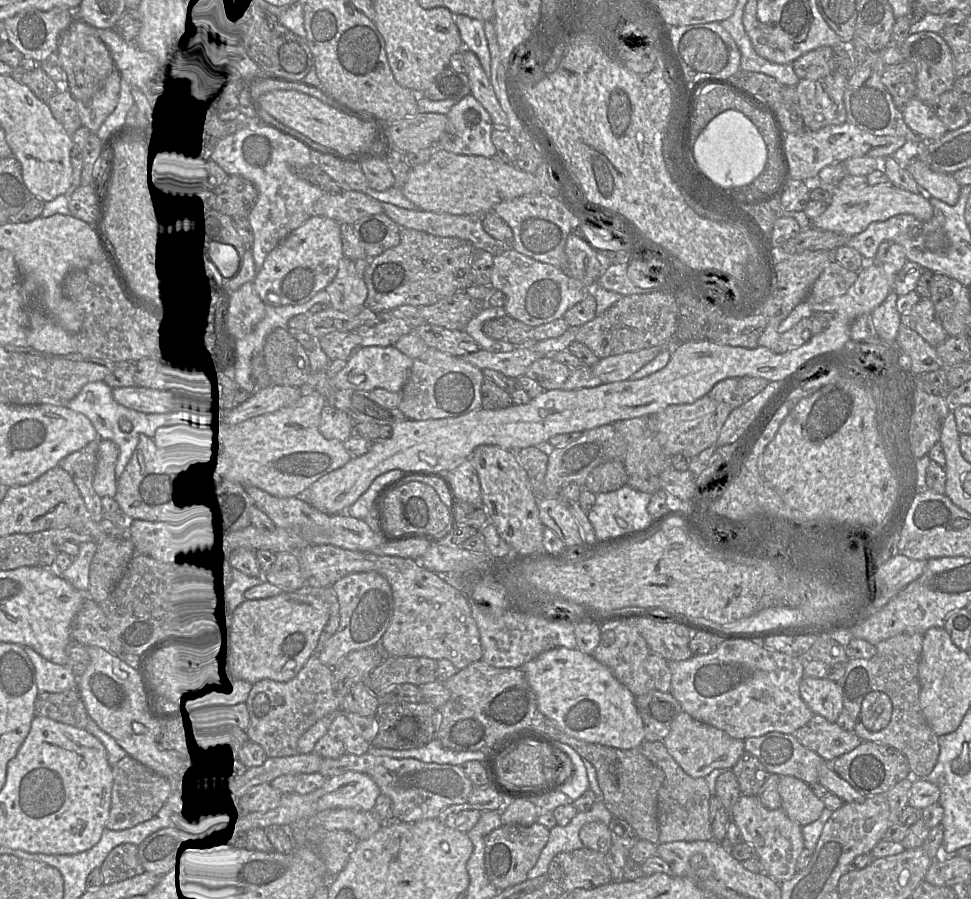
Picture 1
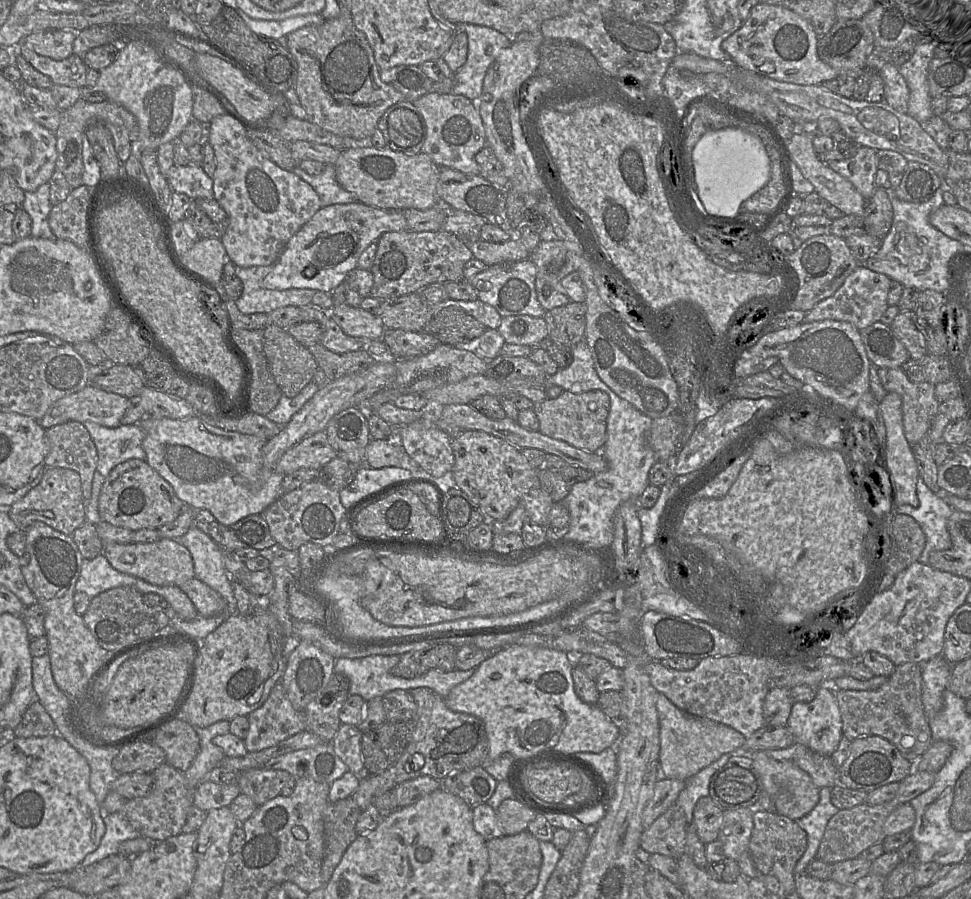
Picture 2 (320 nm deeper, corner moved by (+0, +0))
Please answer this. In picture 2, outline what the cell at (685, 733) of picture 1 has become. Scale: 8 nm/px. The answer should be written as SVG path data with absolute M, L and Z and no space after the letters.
M658 693L656 708L660 729L659 762L661 775L666 778L687 781L700 770L719 759L722 755L736 752L743 748L746 738L740 732L725 724L704 717L691 715L674 705L664 694Z

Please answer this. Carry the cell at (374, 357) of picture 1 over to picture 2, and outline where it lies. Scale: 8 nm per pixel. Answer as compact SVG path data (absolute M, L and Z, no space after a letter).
M146 416L137 424L146 434L142 447L147 463L172 486L186 506L210 511L225 526L231 526L247 516L261 514L282 495L281 484L285 475L275 469L268 470L263 465L262 448L267 439L214 427L199 417L170 419Z

